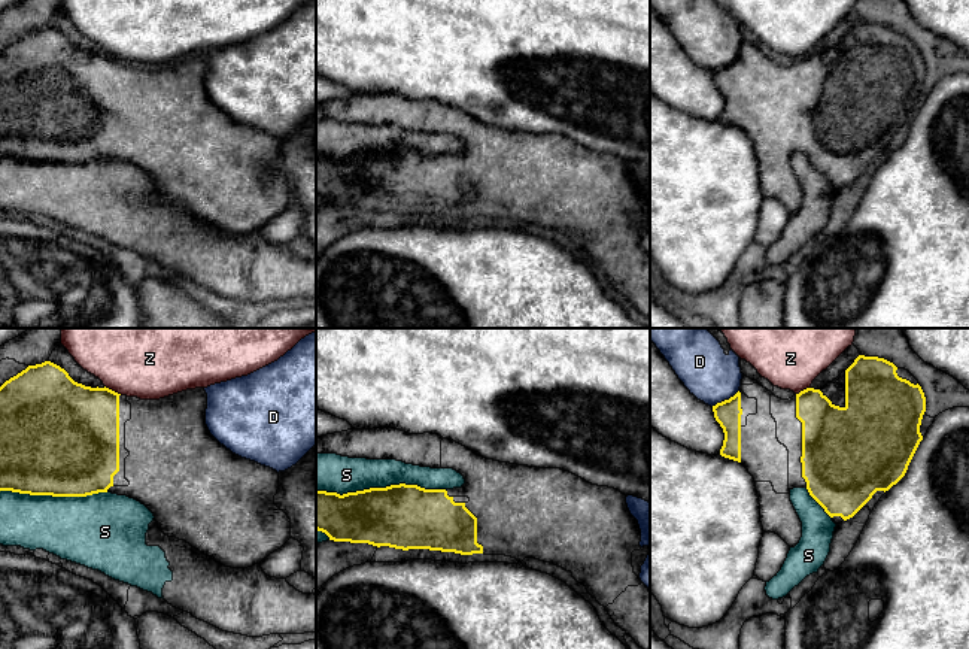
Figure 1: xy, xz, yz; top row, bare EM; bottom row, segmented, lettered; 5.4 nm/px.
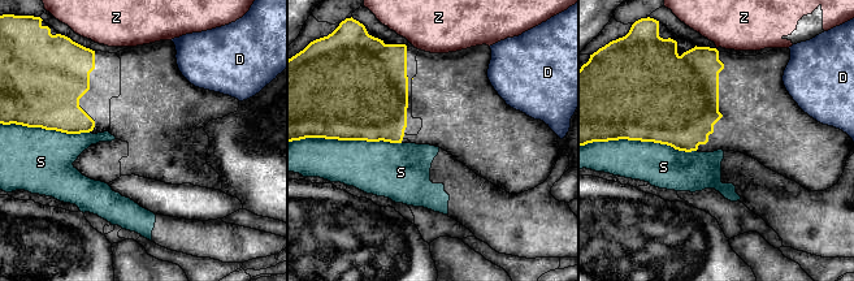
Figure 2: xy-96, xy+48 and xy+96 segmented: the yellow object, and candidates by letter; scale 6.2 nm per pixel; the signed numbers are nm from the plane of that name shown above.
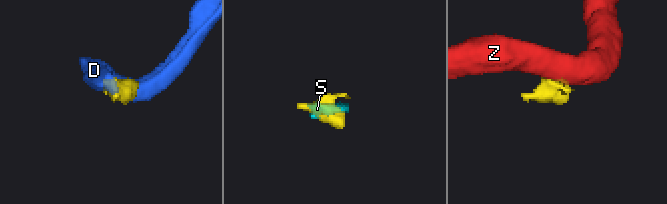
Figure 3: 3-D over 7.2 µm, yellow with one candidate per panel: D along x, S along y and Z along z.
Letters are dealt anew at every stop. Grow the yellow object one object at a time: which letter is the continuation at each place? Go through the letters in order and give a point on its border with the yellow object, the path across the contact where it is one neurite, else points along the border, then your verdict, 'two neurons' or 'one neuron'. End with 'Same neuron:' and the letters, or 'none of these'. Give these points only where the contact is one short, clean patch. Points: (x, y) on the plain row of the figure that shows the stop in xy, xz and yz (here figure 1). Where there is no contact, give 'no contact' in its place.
D: meets yellow in yz at (725, 66); two neurons
S: meets yellow in xz at (380, 154); two neurons
Z: meets yellow in xy at (114, 57); two neurons
Same neuron: none of these

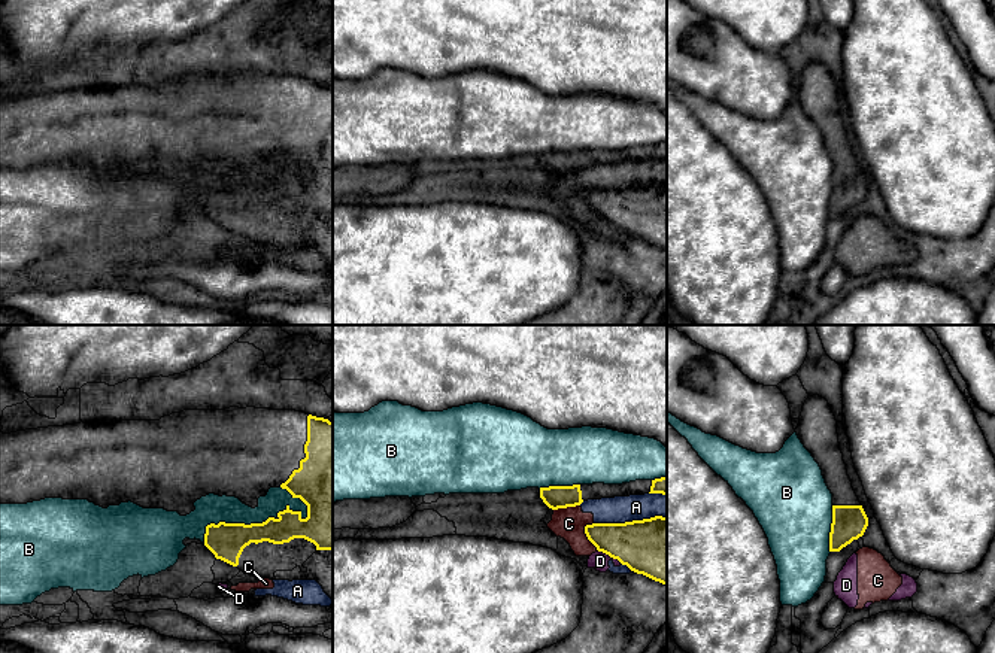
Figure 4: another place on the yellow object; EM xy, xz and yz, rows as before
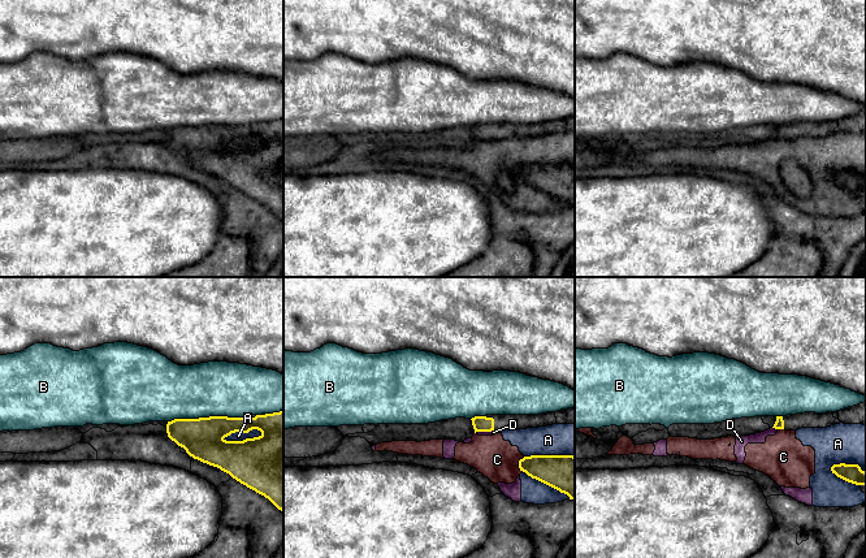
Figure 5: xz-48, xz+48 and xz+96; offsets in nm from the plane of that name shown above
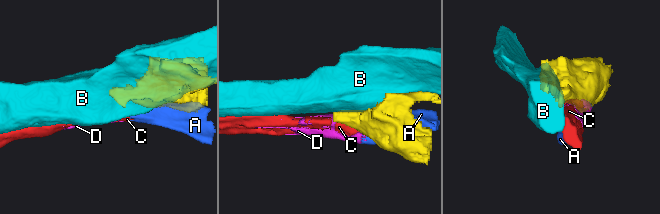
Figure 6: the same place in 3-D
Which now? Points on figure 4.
A: meets yellow in xz at (630, 188); two neurons
B: meets yellow in xy at (254, 190); two neurons
C: meets yellow in xz at (587, 202); border along xz (587, 190), (587, 204), (598, 216); two neurons
D: meets yellow in xz at (610, 222); two neurons
Same neuron: none of these

